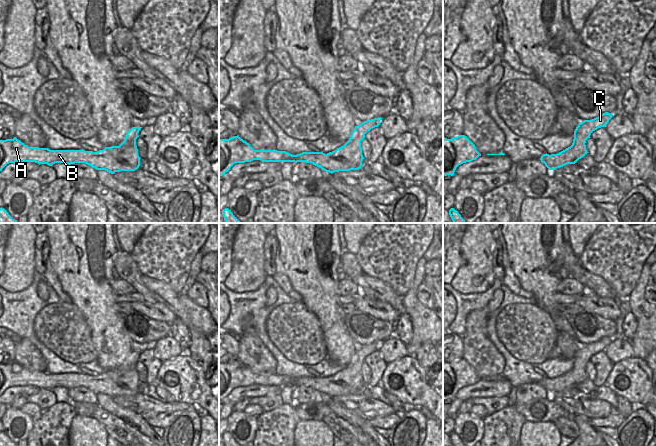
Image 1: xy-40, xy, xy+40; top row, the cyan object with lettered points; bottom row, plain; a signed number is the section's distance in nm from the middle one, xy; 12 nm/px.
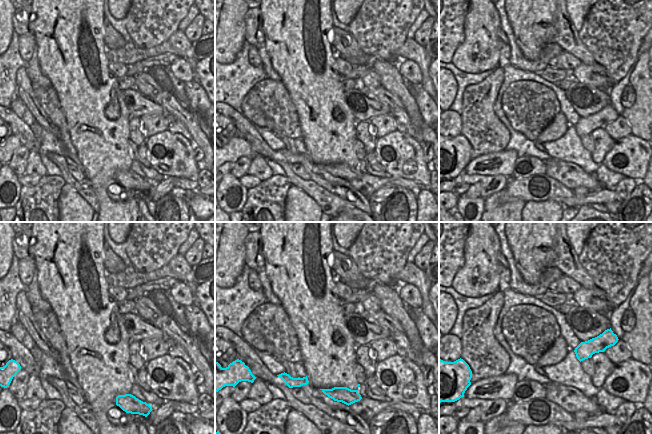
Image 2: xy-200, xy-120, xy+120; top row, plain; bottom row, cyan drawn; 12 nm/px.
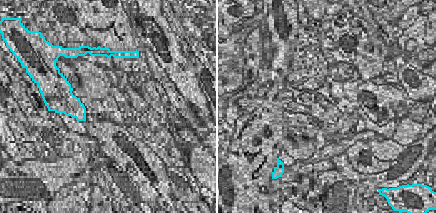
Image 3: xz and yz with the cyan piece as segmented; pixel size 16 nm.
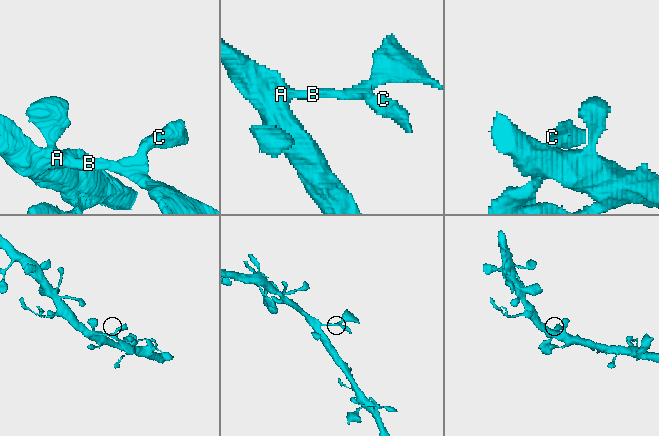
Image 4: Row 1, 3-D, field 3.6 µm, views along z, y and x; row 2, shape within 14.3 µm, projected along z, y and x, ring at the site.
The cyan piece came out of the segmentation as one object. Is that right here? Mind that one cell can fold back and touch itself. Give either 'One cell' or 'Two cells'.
One cell.

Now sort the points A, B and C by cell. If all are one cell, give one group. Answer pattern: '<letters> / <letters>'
A B C

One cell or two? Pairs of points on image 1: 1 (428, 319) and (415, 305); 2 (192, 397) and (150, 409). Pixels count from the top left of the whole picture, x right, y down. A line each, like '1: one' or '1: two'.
1: one
2: two

